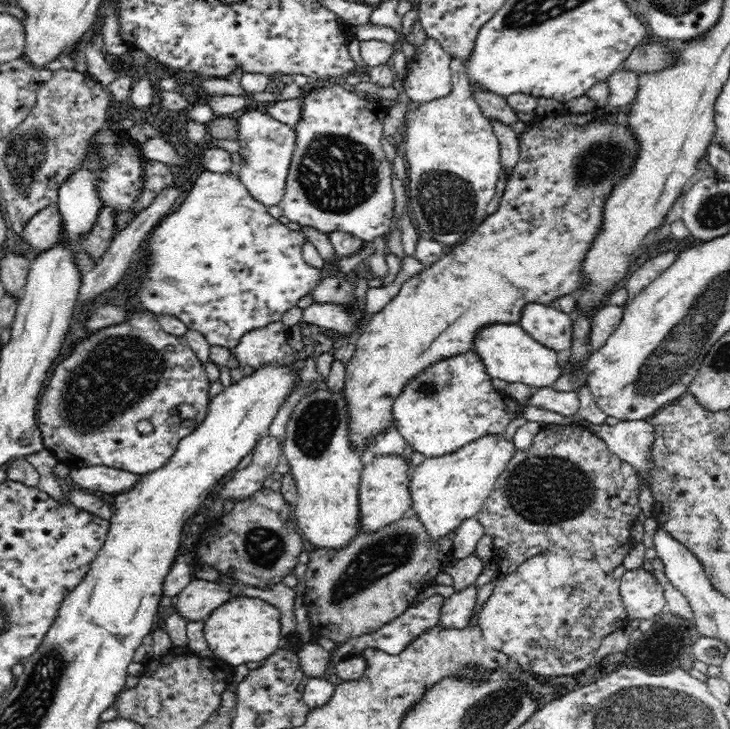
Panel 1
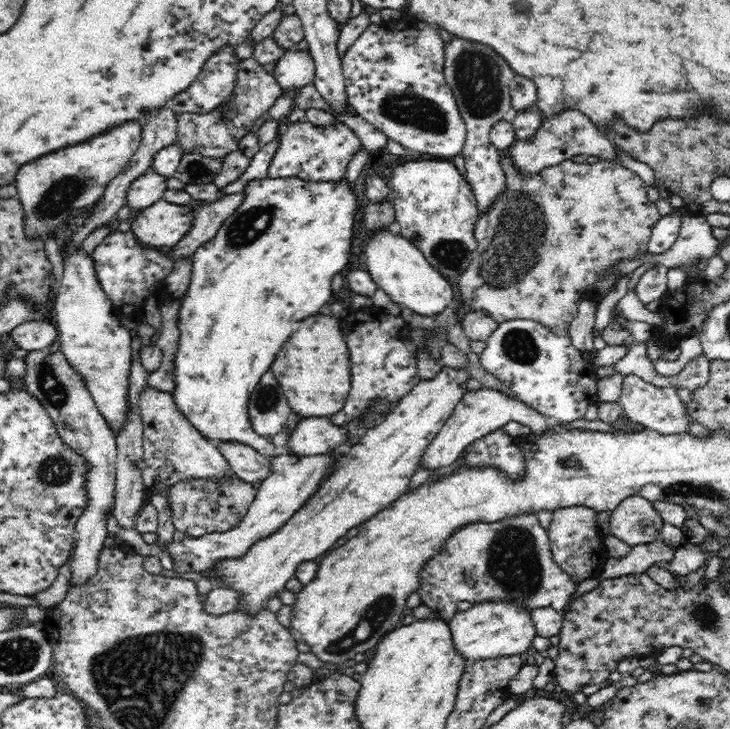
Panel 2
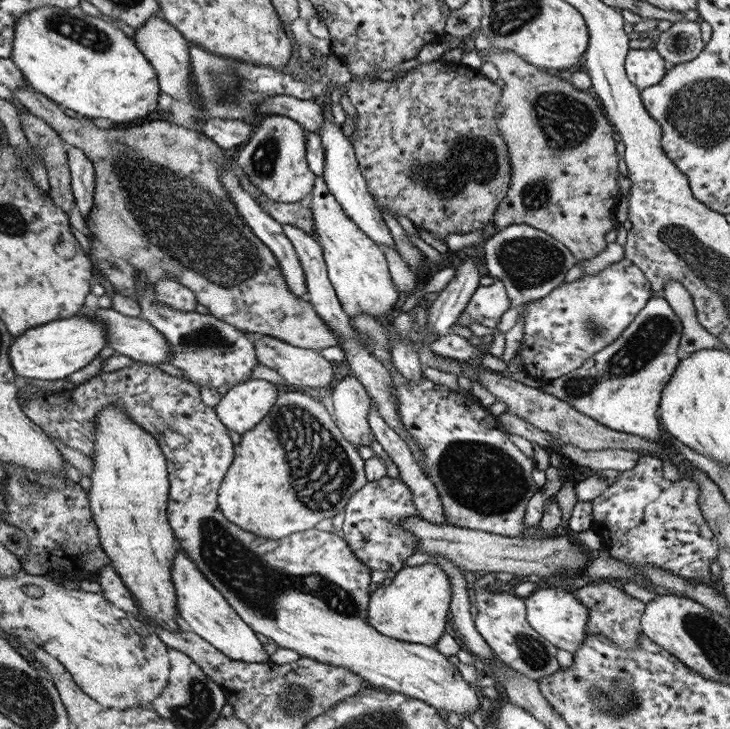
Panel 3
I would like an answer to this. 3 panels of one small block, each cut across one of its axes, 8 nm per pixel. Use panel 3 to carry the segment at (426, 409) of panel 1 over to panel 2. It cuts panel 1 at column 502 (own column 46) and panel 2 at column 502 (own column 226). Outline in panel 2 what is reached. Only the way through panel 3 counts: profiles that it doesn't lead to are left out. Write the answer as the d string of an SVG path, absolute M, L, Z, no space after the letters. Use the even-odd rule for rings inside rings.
M504 429L496 430L496 432L484 436L484 438L476 440L473 445L470 445L468 452L466 452L467 455L464 456L462 462L458 463L460 465L465 463L467 466L497 466L508 476L524 474L524 455L520 451L520 445L524 442L524 438L510 438ZM528 513L527 515L508 517L493 523L486 523L484 521L470 523L459 528L457 531L454 531L451 538L447 540L443 551L438 553L436 556L433 556L421 570L421 587L417 590L417 593L424 605L428 606L432 612L436 612L440 618L447 621L448 619L451 619L463 606L470 606L476 603L488 601L492 603L497 603L498 601L510 601L510 603L514 603L516 607L526 609L528 613L536 610L537 608L544 607L550 607L558 612L563 612L564 608L566 608L566 606L576 598L574 595L579 584L580 582L572 580L572 577L567 572L561 570L558 564L556 564L550 550L547 530L540 525L538 517L534 515L534 513Z

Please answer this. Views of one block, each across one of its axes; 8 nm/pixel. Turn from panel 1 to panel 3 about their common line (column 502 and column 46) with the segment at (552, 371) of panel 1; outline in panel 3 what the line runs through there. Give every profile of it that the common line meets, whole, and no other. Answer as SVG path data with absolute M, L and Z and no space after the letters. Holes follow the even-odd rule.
M75 315L31 327L21 335L12 337L8 348L9 365L17 377L56 381L87 366L104 346L104 324L94 316Z

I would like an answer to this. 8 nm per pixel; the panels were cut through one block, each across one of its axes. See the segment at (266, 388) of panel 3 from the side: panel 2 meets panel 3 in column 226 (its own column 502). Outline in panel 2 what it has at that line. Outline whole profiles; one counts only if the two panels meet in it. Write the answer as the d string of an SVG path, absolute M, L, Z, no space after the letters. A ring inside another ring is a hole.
M482 386L479 390L467 391L452 414L448 416L444 427L432 440L432 444L426 447L421 458L421 466L434 470L440 466L456 465L466 446L473 445L476 440L480 440L484 436L496 432L496 430L504 429L510 422L520 423L520 425L528 427L534 435L542 435L548 431L551 423L548 417L540 414L528 404L498 390Z

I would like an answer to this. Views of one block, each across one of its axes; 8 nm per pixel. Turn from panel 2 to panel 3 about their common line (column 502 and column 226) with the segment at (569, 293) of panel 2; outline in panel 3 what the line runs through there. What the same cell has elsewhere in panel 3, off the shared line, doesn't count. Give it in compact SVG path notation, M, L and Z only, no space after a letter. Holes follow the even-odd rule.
M20 86L15 90L11 90L15 98L24 106L24 108L33 116L40 118L46 122L69 146L78 148L83 152L84 156L89 160L94 170L94 189L92 192L93 206L90 214L84 220L89 232L89 254L88 259L94 270L98 270L99 274L105 277L105 280L119 294L128 296L137 300L134 278L142 272L144 280L148 284L155 284L160 278L170 278L175 282L188 288L193 294L196 304L201 304L207 308L210 315L215 318L234 326L238 331L244 334L256 334L262 336L272 336L299 348L308 348L319 352L327 346L339 346L340 338L317 316L317 313L310 307L307 300L299 299L289 292L286 287L282 272L278 267L278 262L272 255L272 252L251 232L240 218L240 214L236 211L234 204L228 192L224 189L223 183L220 181L219 175L222 168L230 168L227 158L225 158L223 149L219 148L214 142L211 142L201 131L184 128L183 126L170 123L168 120L152 120L144 121L138 125L121 125L110 126L101 129L93 125L92 119L71 118L67 117L62 108L55 104L50 98L44 94L33 90L30 86Z

